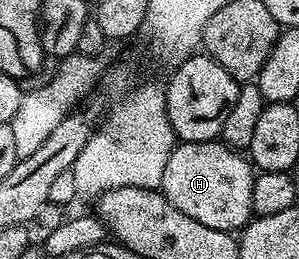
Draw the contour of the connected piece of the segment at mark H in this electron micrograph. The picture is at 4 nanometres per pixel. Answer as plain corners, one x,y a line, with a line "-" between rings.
221,140
212,142
179,141
168,156
160,193
184,216
200,220
207,228
241,231
251,221
252,184
256,177
255,167
243,151
234,150

